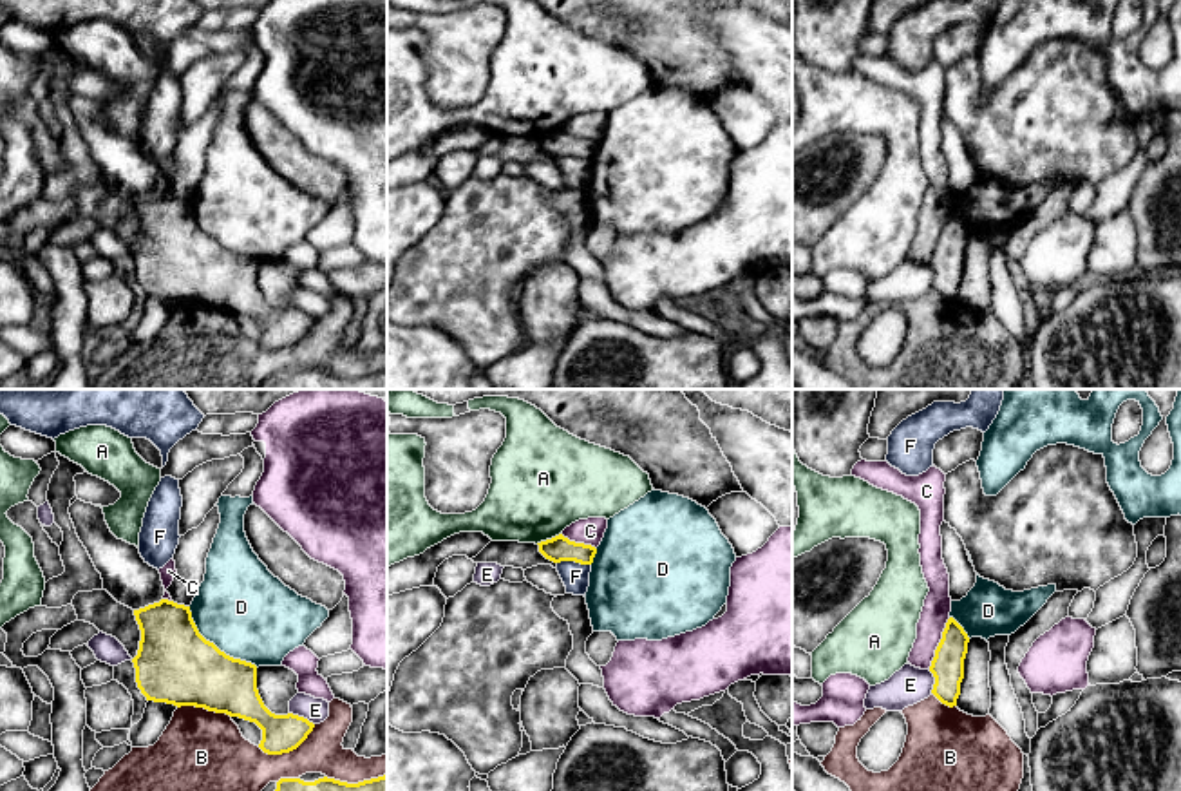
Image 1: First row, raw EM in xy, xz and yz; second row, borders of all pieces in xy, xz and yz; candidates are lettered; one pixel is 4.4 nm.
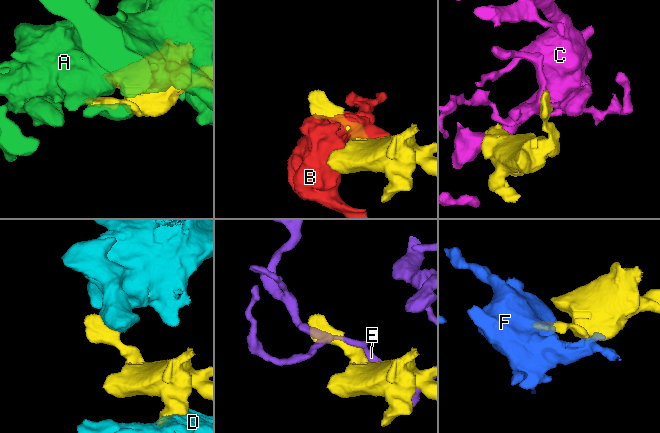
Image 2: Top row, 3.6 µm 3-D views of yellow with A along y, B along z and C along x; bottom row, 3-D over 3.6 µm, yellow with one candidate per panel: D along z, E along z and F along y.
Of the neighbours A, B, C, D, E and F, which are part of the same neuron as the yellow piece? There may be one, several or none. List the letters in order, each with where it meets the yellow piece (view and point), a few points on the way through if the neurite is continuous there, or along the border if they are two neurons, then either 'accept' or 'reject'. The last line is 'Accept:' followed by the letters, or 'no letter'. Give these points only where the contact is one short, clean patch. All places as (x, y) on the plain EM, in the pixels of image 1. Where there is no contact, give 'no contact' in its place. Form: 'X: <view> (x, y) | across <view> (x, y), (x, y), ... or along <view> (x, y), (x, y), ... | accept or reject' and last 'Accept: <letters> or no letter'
A: xz (548, 134) | reject
B: xy (288, 346) | reject
C: yz (939, 238) | reject
D: xy (214, 239) | reject
E: xy (302, 312) | reject
F: xz (574, 154) | along xz (557, 156), (590, 160) | reject
Accept: no letter

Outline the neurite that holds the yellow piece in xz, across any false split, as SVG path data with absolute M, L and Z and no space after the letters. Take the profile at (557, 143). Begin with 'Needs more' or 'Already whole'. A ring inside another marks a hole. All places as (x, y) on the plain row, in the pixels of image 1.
Already whole. M562 129L552 134L541 136L537 139L539 139L539 147L553 157L575 156L581 159L591 159L597 148L595 141L570 136Z

